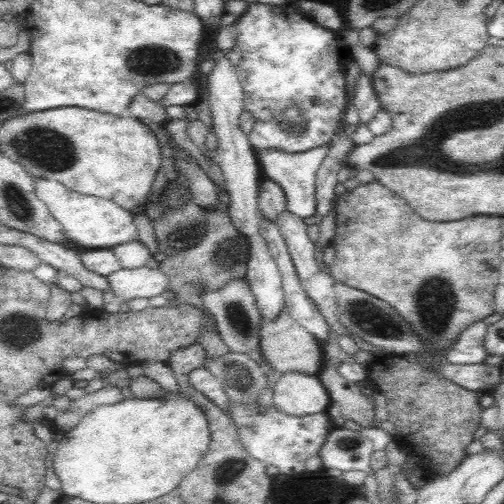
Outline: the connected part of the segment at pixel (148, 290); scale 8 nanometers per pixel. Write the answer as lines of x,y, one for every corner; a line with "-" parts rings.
146,266
120,269
107,276
109,290
124,301
133,298
154,298
166,293
167,278
158,269

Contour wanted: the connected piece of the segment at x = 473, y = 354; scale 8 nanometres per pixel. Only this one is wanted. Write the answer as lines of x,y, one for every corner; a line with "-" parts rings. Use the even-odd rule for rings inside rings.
482,320
471,323
458,336
456,344
444,352
446,362
452,364
482,363
488,353
484,347
484,338
487,334
487,325

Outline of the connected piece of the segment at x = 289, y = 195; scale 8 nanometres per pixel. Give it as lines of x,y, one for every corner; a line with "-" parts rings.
330,142
306,152
296,152
296,154
276,150
275,148
268,148
268,150
255,150
255,148
253,148
253,150
258,164
262,166
262,170
264,170
264,174
266,174
268,179
274,180
285,193
286,208
288,211
303,219
314,216
314,214
316,214
316,173
320,168
322,160
324,160
324,156
326,156
326,152
330,150

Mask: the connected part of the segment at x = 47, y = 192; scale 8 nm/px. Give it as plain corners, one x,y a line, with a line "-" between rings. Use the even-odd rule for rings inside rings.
32,177
38,199
42,201
52,216
60,223
65,239
84,251
94,249
111,249
117,244
136,241
138,229
132,214
112,200
86,196
80,192
68,190
58,180

